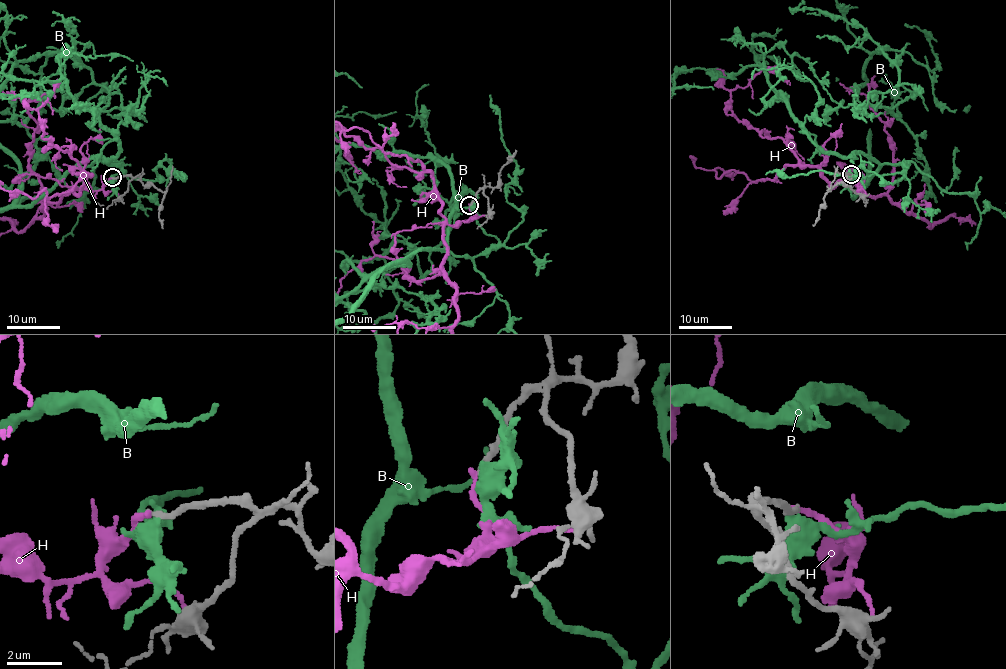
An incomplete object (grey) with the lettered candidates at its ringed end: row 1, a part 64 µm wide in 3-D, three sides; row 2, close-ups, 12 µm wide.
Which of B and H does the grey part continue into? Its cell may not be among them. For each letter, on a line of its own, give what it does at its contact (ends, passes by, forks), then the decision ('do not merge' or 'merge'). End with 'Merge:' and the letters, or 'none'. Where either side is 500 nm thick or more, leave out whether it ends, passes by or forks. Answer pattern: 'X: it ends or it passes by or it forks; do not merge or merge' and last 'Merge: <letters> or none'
B: do not merge
H: it ends; do not merge
Merge: none

